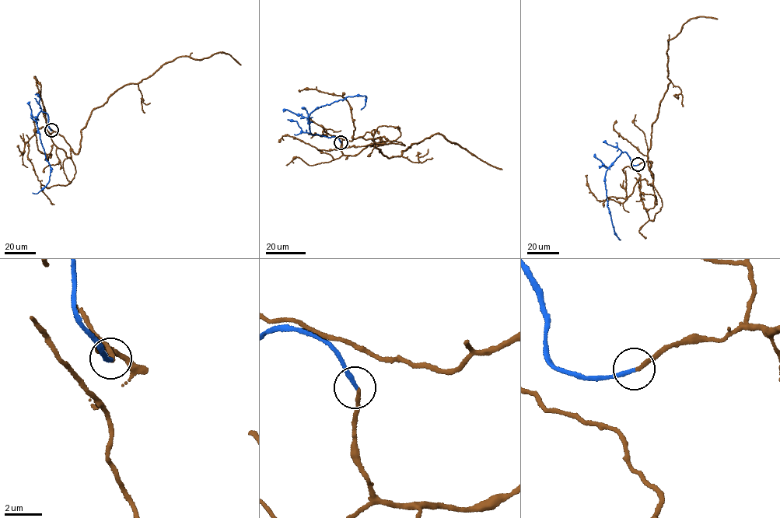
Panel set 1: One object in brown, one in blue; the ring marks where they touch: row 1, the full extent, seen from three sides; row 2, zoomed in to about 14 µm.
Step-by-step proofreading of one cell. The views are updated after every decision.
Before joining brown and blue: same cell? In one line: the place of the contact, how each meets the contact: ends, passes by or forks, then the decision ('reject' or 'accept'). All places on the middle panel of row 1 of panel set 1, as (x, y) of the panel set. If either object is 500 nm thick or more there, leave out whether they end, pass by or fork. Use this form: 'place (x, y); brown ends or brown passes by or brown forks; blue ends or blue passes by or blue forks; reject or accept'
place (341, 142); brown ends; blue ends; accept

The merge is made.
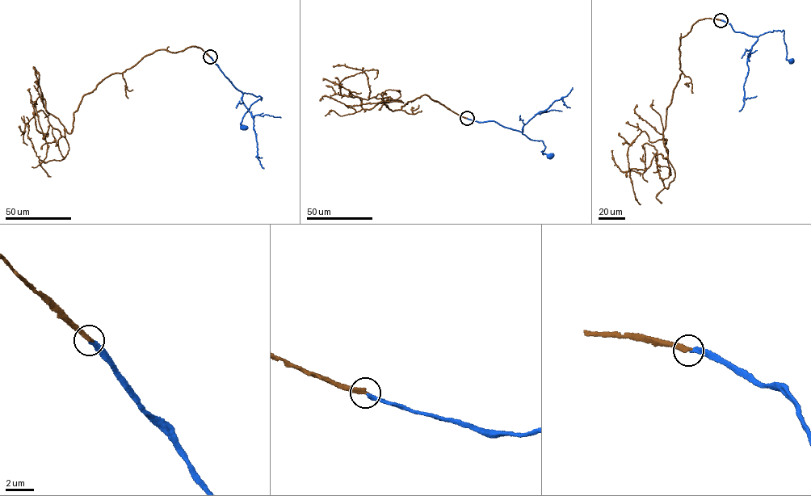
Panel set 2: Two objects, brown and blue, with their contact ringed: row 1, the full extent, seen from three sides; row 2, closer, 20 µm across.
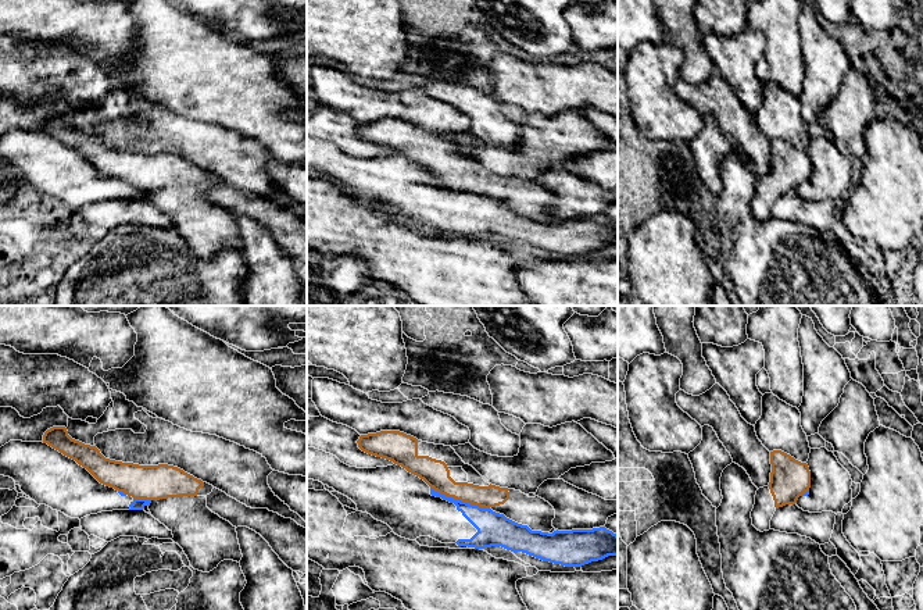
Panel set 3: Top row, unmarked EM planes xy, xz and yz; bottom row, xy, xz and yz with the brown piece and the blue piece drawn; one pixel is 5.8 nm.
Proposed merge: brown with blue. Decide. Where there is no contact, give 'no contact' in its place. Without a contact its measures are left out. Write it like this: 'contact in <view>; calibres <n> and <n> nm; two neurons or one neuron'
contact in xz; calibres 160 and 180 nm; two neurons

